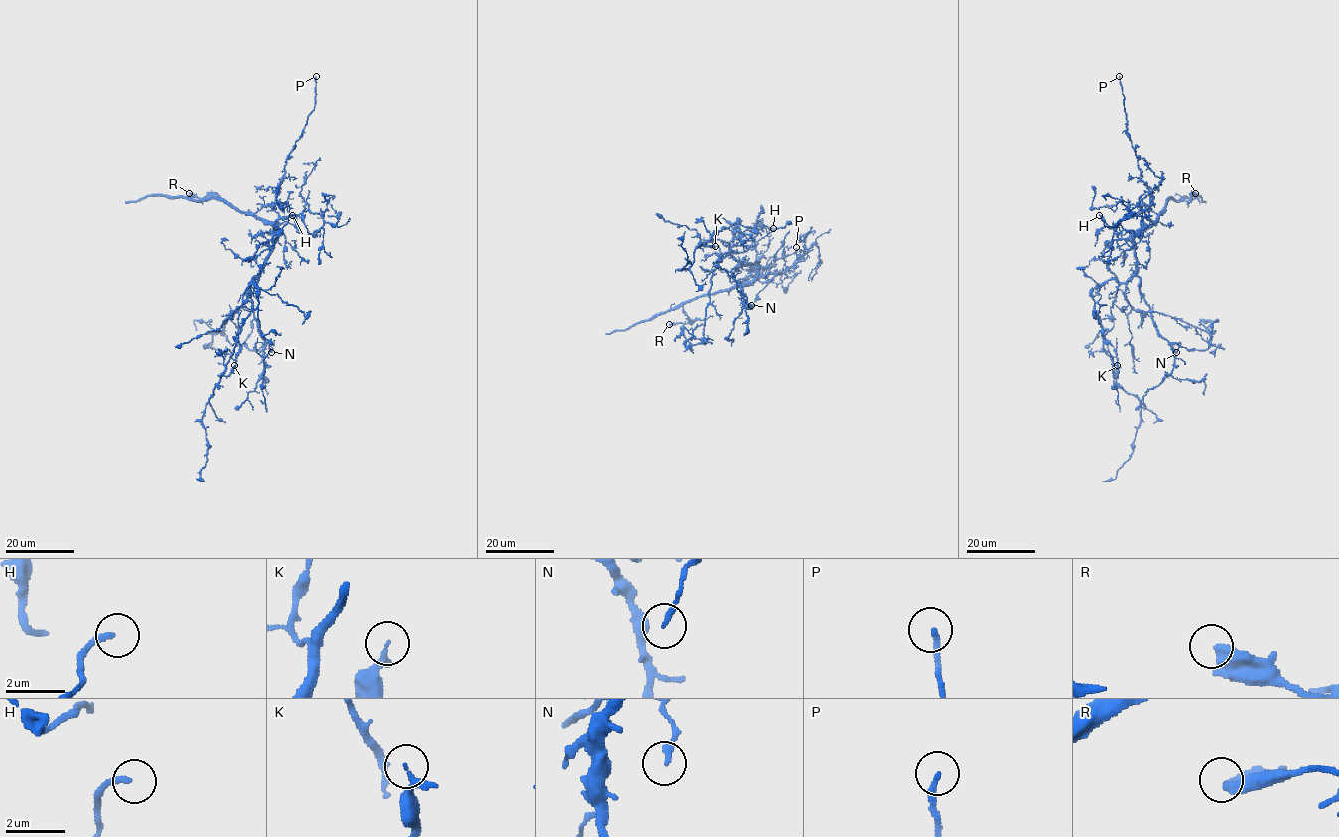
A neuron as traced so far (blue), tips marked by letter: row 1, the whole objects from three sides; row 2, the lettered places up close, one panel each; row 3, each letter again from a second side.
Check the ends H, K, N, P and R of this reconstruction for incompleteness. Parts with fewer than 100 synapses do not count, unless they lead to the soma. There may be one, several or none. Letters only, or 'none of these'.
none of these

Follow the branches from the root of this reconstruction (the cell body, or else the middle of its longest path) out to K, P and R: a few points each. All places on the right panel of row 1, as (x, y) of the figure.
K: (1109, 279), (1092, 291), (1092, 299), (1102, 328), (1103, 351), (1110, 357), (1117, 375), (1117, 365)
P: (1109, 279), (1124, 283), (1134, 272), (1133, 239), (1152, 223), (1149, 190), (1127, 133), (1119, 76)
R: (1109, 279), (1124, 283), (1134, 272), (1133, 239), (1166, 202), (1194, 199), (1195, 193)

